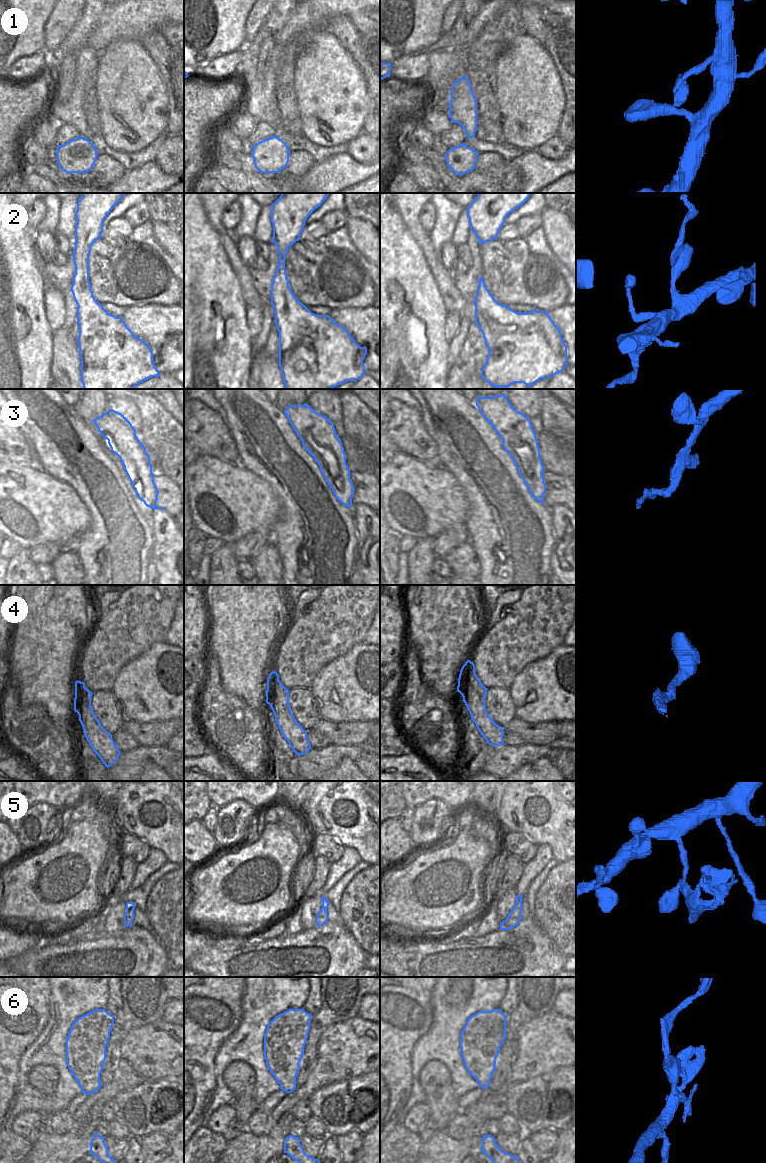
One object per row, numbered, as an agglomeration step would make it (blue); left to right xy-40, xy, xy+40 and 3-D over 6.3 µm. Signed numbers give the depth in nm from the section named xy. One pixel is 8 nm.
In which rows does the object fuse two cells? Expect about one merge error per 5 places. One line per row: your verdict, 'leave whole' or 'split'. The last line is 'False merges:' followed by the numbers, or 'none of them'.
1: leave whole
2: split
3: split
4: leave whole
5: split
6: split
False merges: 2, 3, 5, 6

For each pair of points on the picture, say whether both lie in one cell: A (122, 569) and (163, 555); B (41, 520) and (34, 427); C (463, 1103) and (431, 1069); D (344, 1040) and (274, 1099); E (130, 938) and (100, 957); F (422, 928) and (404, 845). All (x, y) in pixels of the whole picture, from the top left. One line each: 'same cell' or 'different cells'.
A: different cells
B: different cells
C: different cells
D: different cells
E: same cell
F: different cells

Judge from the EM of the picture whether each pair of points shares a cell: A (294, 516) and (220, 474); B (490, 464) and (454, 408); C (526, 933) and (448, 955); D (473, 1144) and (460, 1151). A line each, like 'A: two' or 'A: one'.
A: two
B: one
C: one
D: one

